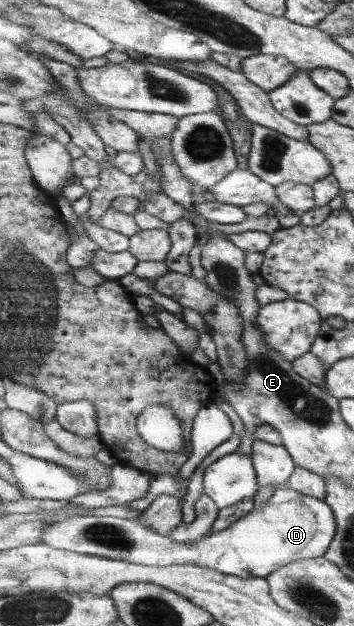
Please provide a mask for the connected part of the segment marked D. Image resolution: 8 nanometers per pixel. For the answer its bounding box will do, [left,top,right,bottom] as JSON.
[41,485,336,578]

